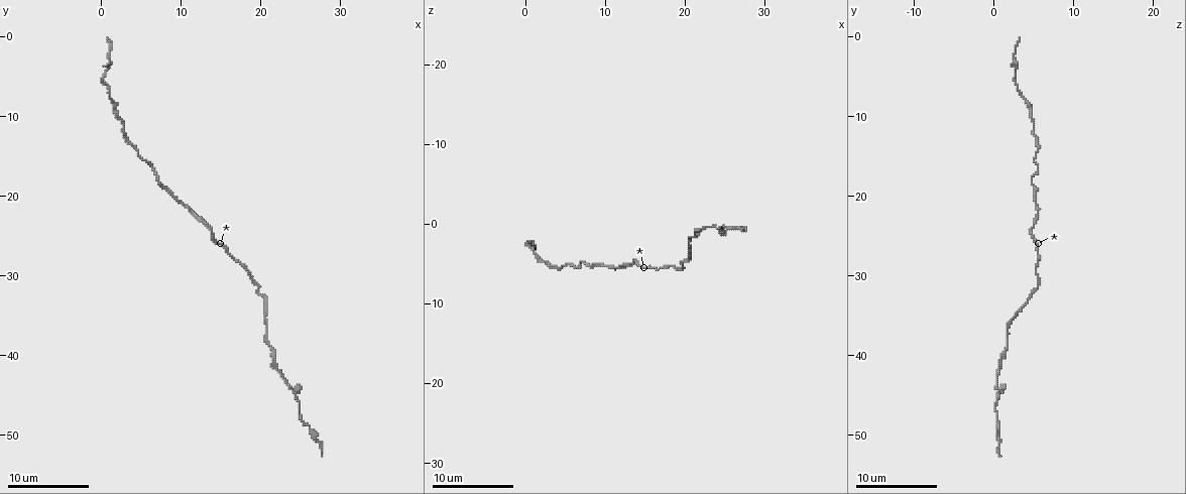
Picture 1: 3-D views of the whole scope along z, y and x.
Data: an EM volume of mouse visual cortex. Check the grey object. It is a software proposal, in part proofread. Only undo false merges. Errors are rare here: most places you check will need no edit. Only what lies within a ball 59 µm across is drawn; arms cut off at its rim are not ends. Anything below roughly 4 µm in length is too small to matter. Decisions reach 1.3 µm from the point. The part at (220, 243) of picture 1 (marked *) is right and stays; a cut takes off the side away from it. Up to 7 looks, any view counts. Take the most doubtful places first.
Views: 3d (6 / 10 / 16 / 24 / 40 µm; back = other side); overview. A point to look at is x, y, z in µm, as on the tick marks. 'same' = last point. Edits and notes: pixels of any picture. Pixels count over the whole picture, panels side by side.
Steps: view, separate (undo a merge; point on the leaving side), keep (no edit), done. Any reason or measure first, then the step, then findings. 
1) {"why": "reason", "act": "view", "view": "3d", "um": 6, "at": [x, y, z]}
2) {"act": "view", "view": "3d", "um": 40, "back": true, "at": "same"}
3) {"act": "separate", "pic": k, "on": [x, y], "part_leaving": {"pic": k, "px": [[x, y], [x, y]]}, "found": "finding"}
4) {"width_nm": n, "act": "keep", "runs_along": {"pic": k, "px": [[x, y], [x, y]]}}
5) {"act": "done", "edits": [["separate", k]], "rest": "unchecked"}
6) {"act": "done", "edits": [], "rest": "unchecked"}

{"act": "view", "view": "3d", "um": 10, "at": [7.2, 18.2, 4.4]}

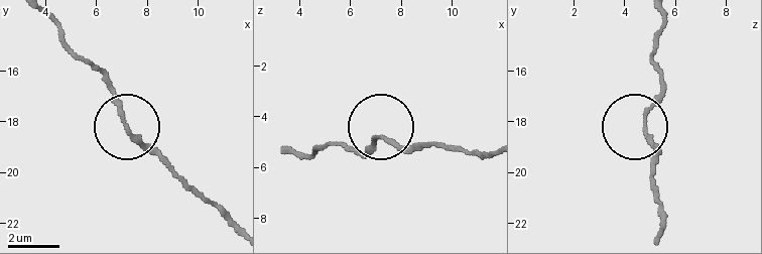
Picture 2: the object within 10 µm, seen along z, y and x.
{"act": "view", "view": "3d", "um": 6, "at": [7.1, 18.1, 4.7]}

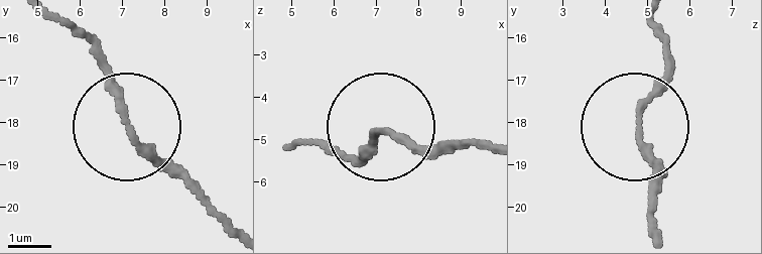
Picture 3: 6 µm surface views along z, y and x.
{"act": "keep", "runs_along": {"pic": 3, "px": [[658, 233], [658, 167], [636, 114], [665, 71], [668, 41]]}, "found": "continuous, no second cell"}

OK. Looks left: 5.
{"why": "thick turns thin", "act": "view", "view": "3d", "um": 10, "at": [24.4, 45.8, 0.2]}

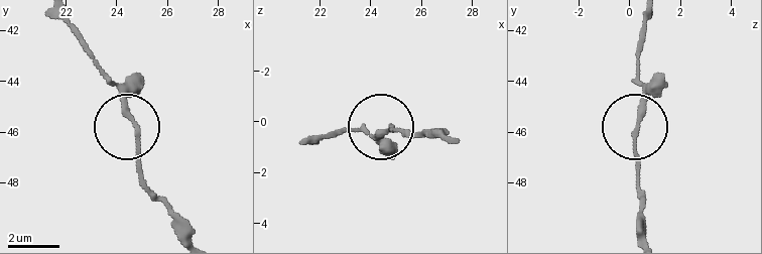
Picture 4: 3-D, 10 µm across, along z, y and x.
{"width_nm": 210, "act": "keep", "runs_along": {"pic": 4, "px": [[313, 144], [335, 131], [378, 138], [391, 125], [391, 131]]}, "found": "one cell here"}

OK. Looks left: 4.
{"why": "calibre changes", "act": "view", "view": "3d", "um": 10, "at": [22.0, 42.0, 0.4]}

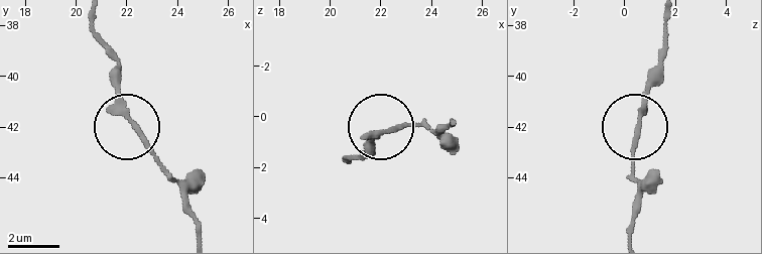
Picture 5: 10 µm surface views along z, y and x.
{"why": "zoom in", "act": "view", "view": "3d", "um": 6, "at": [22.1, 41.8, 0.6]}

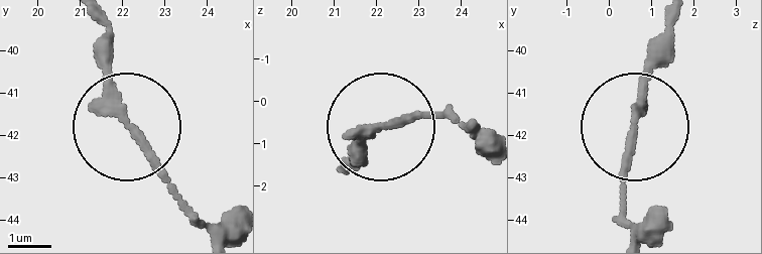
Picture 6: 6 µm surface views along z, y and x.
{"act": "keep", "runs_along": {"pic": 6, "px": [[348, 157], [402, 117], [450, 117]]}, "found": "one cell here"}

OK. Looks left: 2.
{"why": "sudden change in width", "act": "view", "view": "3d", "um": 16, "at": [4.4, 14.4, 5.4]}

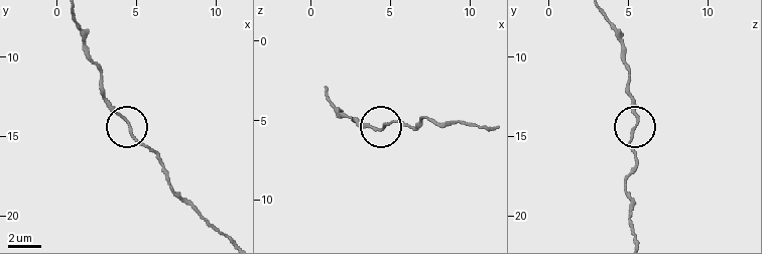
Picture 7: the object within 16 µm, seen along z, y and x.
{"act": "keep", "found": "all the same cell"}

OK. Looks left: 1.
{"act": "done", "edits": [], "rest": "unchecked"}

